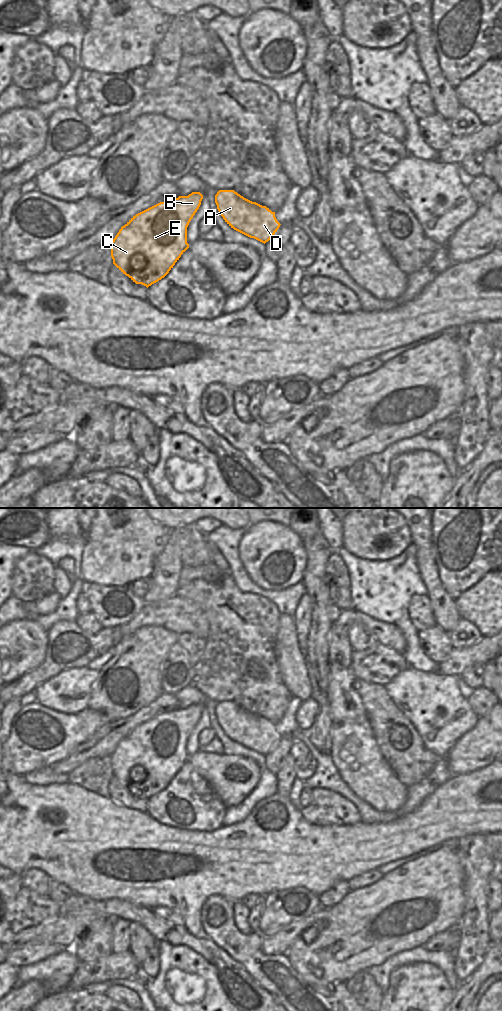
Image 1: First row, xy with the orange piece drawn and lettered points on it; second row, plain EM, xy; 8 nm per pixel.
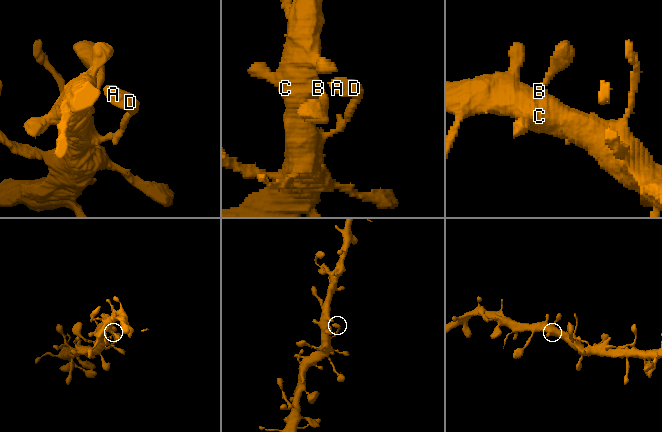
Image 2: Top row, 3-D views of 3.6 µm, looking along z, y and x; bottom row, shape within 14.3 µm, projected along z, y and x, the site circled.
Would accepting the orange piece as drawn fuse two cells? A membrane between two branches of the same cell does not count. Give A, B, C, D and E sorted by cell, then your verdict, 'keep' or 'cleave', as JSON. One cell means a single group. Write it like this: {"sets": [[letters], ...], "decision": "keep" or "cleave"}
{"sets": [["A", "B", "C", "D", "E"]], "decision": "keep"}

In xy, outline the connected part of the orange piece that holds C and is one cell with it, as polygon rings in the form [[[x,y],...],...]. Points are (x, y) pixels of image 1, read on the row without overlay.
[[[192,704],[133,728],[111,755],[113,776],[147,800],[164,790],[189,760],[187,739],[203,707]]]

